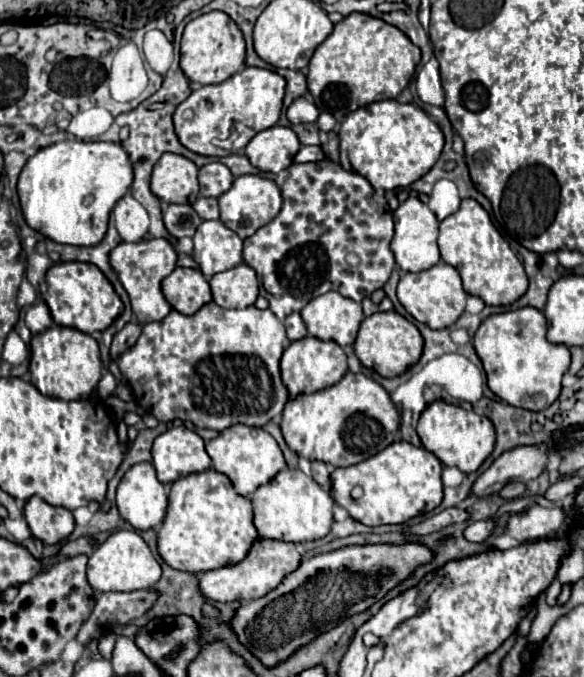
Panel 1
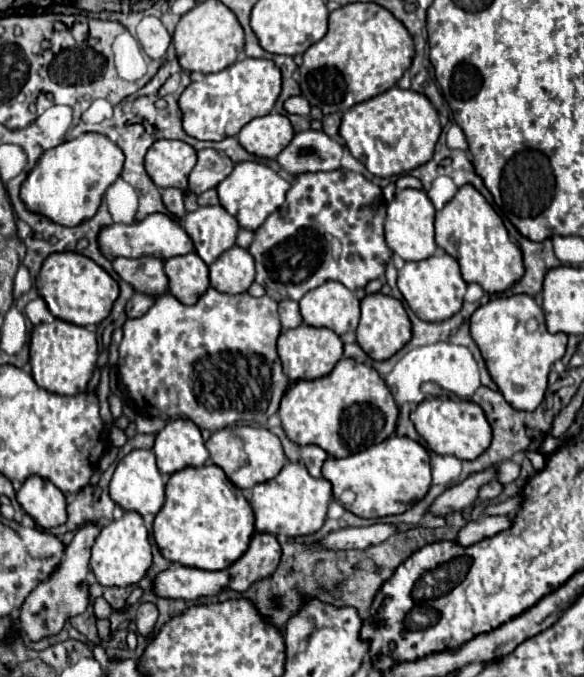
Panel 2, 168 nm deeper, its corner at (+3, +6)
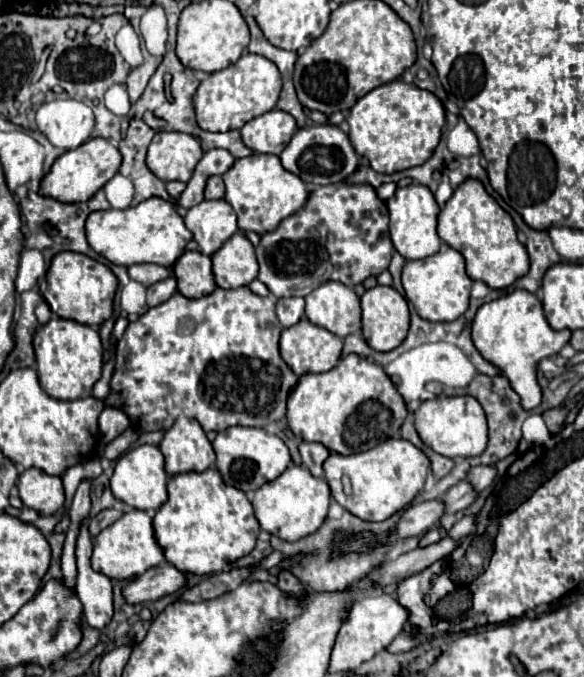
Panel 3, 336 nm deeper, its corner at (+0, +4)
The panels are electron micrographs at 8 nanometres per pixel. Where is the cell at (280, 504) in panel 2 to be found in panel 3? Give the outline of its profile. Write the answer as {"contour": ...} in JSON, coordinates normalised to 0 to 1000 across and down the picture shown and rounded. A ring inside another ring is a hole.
{"contour":[[[497,687],[476,708],[449,716],[435,731],[435,758],[445,778],[486,799],[510,799],[538,787],[558,767],[565,746],[565,719],[551,705],[538,705],[517,687]]]}

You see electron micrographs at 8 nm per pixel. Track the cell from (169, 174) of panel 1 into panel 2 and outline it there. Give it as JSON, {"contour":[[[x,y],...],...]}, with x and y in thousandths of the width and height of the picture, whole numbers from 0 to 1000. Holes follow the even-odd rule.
{"contour":[[[276,205],[259,214],[248,232],[248,250],[276,279],[307,276],[320,282],[320,264],[337,241],[337,226],[313,208]]]}

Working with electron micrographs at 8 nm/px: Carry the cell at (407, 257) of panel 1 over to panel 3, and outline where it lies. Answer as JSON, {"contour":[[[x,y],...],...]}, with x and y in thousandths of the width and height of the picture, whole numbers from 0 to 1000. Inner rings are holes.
{"contour":[[[705,270],[699,276],[678,279],[675,291],[661,297],[664,315],[668,315],[668,347],[678,371],[692,383],[729,383],[743,374],[750,374],[757,356],[747,344],[747,323],[753,315],[753,306],[740,288],[740,282],[729,273]]]}

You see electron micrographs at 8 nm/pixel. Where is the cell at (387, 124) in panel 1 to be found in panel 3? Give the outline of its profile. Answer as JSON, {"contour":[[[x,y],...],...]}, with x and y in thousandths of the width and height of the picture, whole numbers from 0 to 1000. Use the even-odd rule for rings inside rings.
{"contour":[[[678,117],[637,131],[610,149],[596,170],[596,202],[610,226],[627,232],[640,253],[678,256],[723,244],[740,232],[760,182],[760,158],[743,137]]]}

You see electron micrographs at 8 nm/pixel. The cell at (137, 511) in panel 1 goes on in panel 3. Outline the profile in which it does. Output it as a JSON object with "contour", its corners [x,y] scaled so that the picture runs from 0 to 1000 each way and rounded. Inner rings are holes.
{"contour":[[[240,657],[240,660],[216,666],[202,678],[202,684],[195,690],[195,702],[188,708],[188,719],[192,719],[192,728],[199,737],[212,740],[216,746],[223,746],[229,752],[271,752],[288,737],[284,710],[288,710],[288,702],[281,696],[277,666],[267,657]]]}

